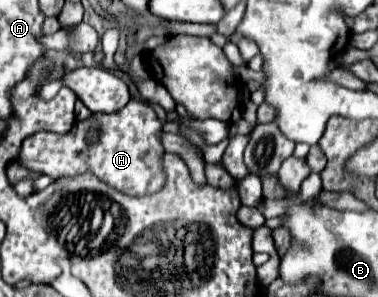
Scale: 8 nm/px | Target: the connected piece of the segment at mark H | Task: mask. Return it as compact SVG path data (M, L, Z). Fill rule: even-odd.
M130 100L118 112L112 112L112 114L98 112L86 118L86 122L74 122L72 130L66 134L36 132L24 138L24 148L18 160L30 172L46 174L52 180L58 180L64 176L76 176L76 174L84 174L86 170L92 170L102 182L114 186L116 190L124 194L146 196L146 194L158 192L166 182L166 176L162 170L164 148L160 144L160 136L162 136L162 122L158 120L152 106L148 102ZM94 124L102 126L102 136L96 144L88 146L84 140L84 134Z

